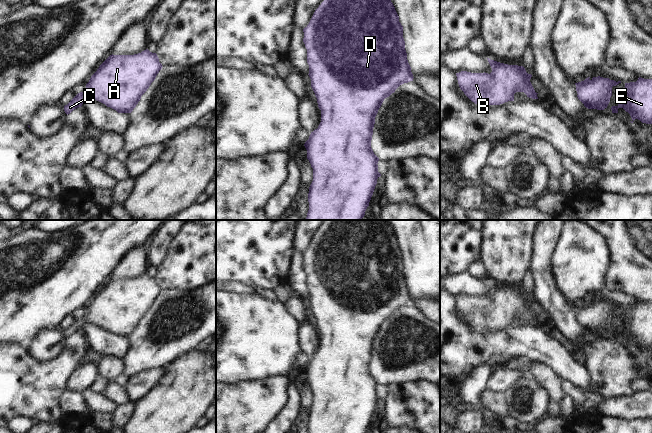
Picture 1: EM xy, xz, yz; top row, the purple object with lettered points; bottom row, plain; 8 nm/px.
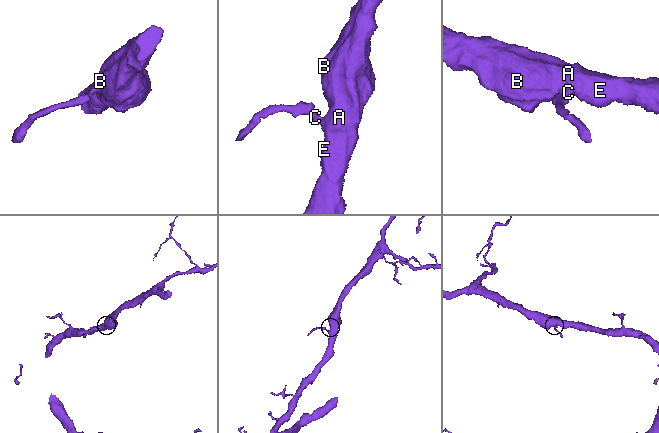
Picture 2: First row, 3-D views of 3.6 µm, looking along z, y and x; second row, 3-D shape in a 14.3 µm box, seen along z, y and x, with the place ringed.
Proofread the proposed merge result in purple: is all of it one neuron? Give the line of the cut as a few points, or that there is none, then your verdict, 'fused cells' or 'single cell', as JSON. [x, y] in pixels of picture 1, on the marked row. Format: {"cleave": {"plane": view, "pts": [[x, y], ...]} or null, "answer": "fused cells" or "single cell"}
{"cleave": null, "answer": "single cell"}

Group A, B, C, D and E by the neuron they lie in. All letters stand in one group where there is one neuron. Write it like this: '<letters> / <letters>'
A B C D E

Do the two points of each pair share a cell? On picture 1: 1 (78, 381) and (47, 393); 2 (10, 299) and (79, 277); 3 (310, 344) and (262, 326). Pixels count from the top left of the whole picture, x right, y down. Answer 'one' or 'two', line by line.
1: two
2: one
3: two

